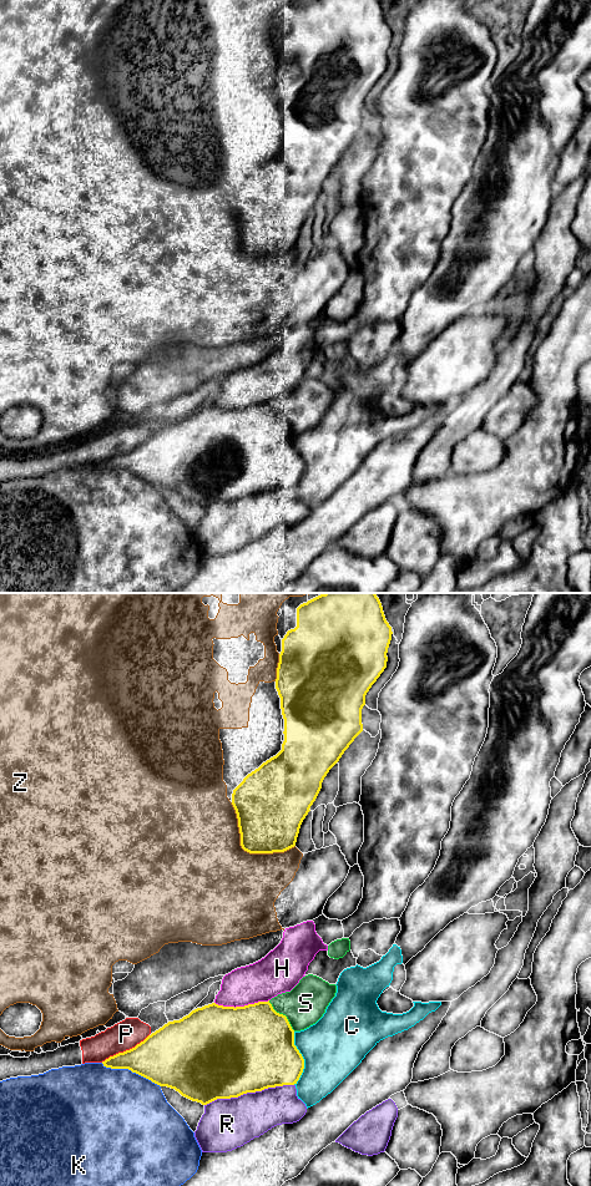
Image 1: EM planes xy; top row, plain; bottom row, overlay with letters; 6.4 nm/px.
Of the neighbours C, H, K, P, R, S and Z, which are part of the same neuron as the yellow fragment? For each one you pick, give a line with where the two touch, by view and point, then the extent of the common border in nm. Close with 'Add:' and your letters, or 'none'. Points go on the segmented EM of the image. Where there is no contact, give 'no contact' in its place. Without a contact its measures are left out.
H: contact xy (241, 1007); length 360 nm
Add: H

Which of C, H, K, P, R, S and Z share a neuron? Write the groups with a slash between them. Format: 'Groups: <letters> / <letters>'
Groups: C / H / K / P S / R / Z

